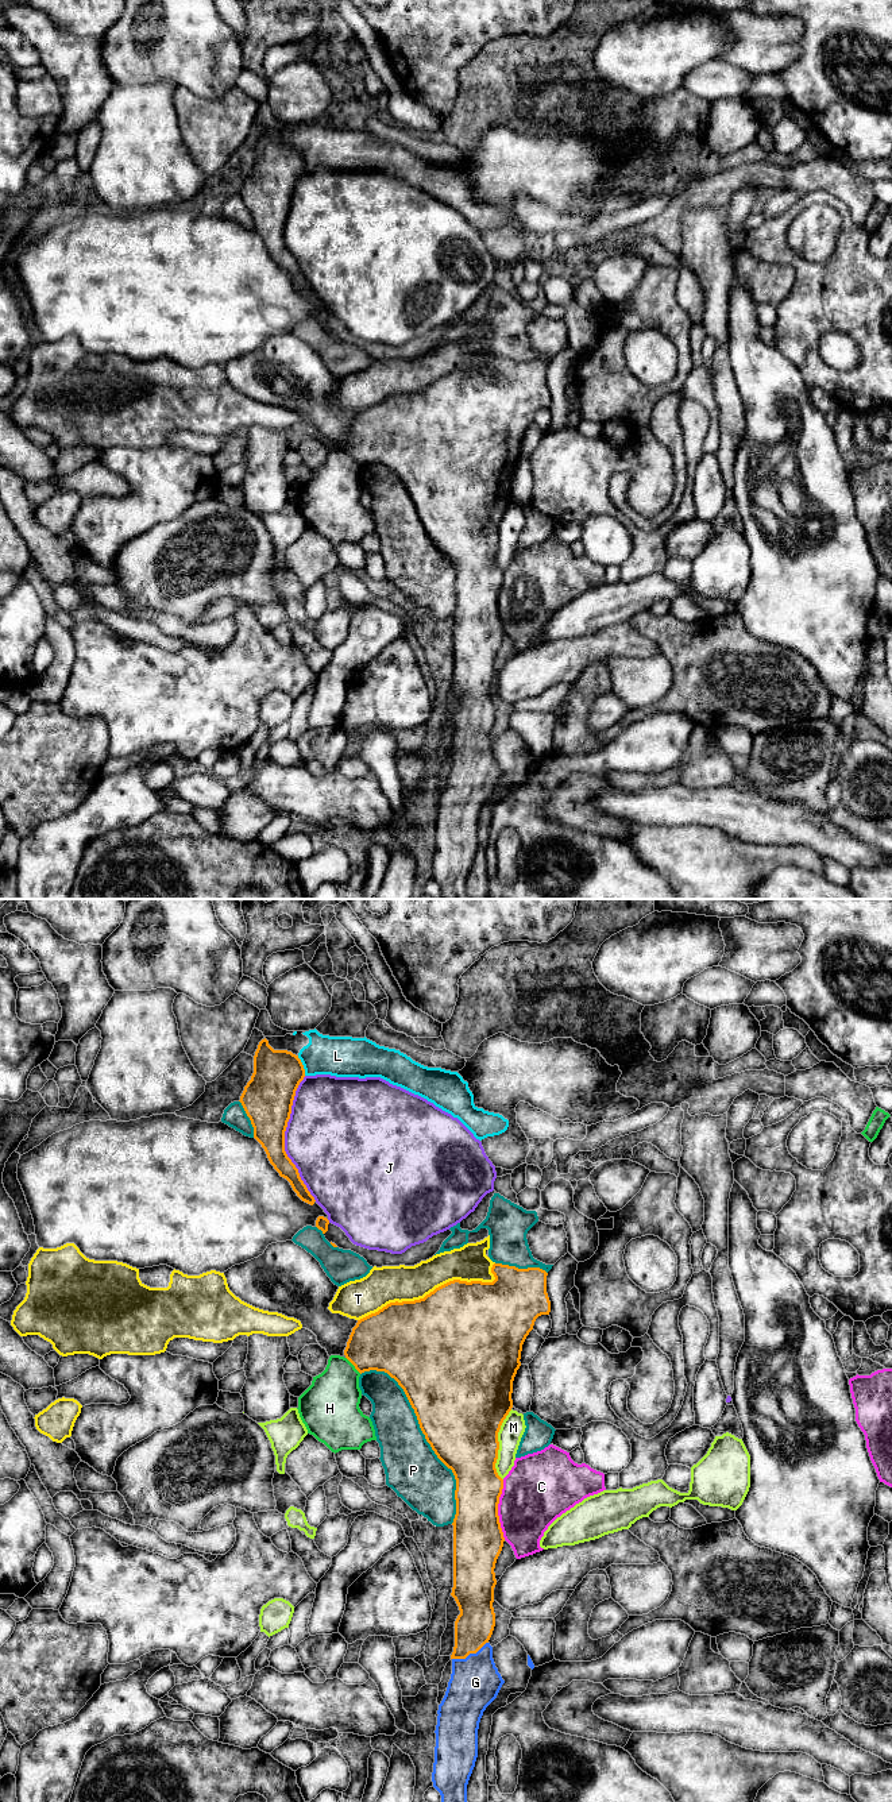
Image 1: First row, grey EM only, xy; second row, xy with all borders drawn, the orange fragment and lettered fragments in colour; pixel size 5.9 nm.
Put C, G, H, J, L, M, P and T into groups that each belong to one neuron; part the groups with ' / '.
C / G / H / J / L / M / P / T

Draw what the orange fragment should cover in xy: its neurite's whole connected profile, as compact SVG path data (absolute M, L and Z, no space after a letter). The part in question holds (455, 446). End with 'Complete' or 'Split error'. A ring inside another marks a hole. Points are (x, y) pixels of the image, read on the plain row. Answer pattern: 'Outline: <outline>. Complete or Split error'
Outline: M494 356L493 375L449 374L424 391L390 395L375 406L360 413L352 421L345 451L362 467L364 464L385 464L403 482L426 535L437 551L452 563L456 572L456 607L453 611L453 680L460 707L455 714L455 740L451 748L452 767L445 788L439 798L436 818L433 880L441 888L440 899L470 899L467 877L478 850L478 822L486 800L497 791L505 773L493 752L489 733L495 719L493 701L495 656L503 640L503 625L498 609L503 572L498 568L498 525L513 501L513 474L521 459L522 437L541 408L549 408L551 394L547 386L548 366L540 360L518 362Z. Split error

